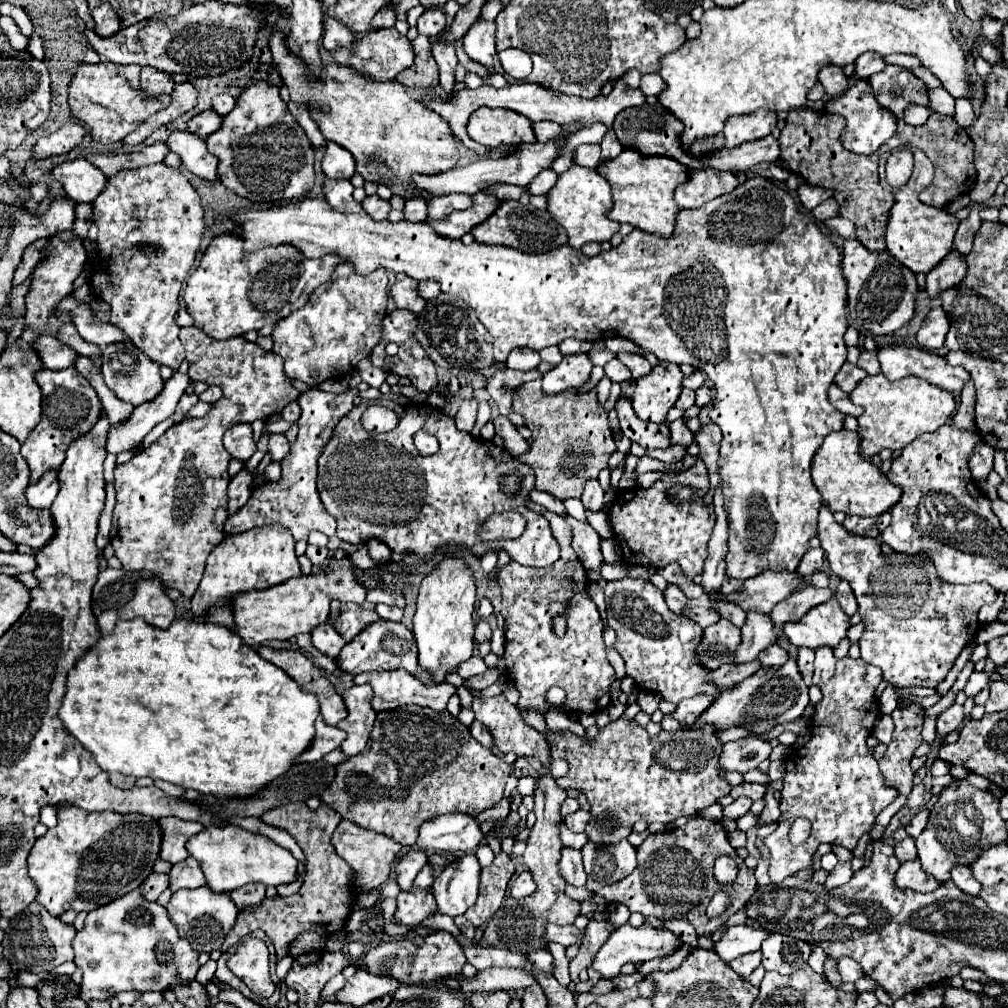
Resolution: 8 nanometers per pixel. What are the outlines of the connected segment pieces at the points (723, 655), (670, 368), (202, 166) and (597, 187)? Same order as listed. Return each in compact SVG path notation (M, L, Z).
M722 618L718 624L708 626L704 630L702 644L698 646L698 660L702 660L706 668L716 670L718 666L734 660L740 642L742 642L740 628Z
M658 360L652 372L638 378L638 388L632 396L636 416L650 422L664 422L682 392L682 378L684 374L678 364Z
M174 130L168 138L168 148L176 152L182 164L196 176L214 180L218 158L208 152L206 140L202 136L194 136L188 130Z
M572 166L568 172L558 176L558 182L550 188L546 198L550 216L566 230L572 248L582 248L588 242L608 242L620 230L620 224L606 216L612 204L610 184L592 168Z

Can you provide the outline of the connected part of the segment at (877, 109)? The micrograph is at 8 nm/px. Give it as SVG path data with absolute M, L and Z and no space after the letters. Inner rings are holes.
M858 80L842 96L828 100L824 110L828 113L846 116L848 128L844 128L841 140L845 148L852 150L852 152L858 152L858 154L872 154L872 152L876 152L886 140L890 140L896 134L894 114L890 114L890 110L886 110L886 108L882 108L878 104L878 100L872 94L872 88L870 88L868 80Z

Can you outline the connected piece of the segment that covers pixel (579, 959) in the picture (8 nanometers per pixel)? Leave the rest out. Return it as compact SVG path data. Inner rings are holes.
M592 918L586 926L586 934L584 934L584 940L580 944L580 952L578 956L570 962L570 978L572 982L578 982L578 974L580 970L586 968L586 964L590 964L594 952L600 948L602 940L606 940L606 936L614 930L612 924L608 924L606 920L596 920Z

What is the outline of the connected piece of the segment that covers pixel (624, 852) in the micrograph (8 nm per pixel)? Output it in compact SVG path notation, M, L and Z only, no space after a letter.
M628 840L616 844L592 844L582 848L584 870L588 874L586 888L596 894L598 888L626 878L636 868L636 848Z

